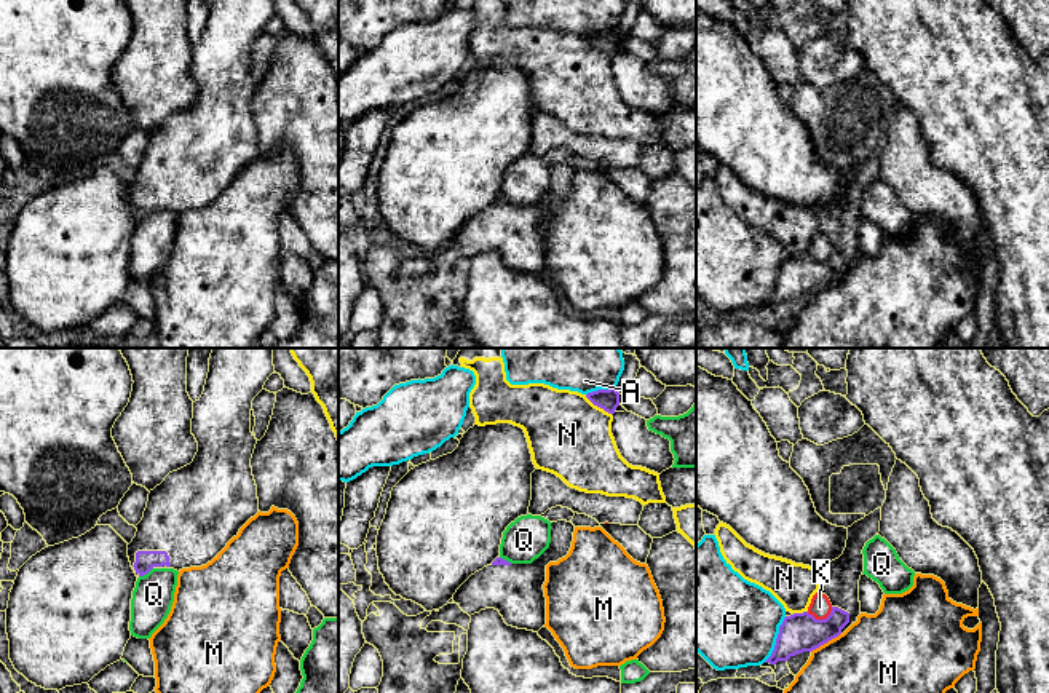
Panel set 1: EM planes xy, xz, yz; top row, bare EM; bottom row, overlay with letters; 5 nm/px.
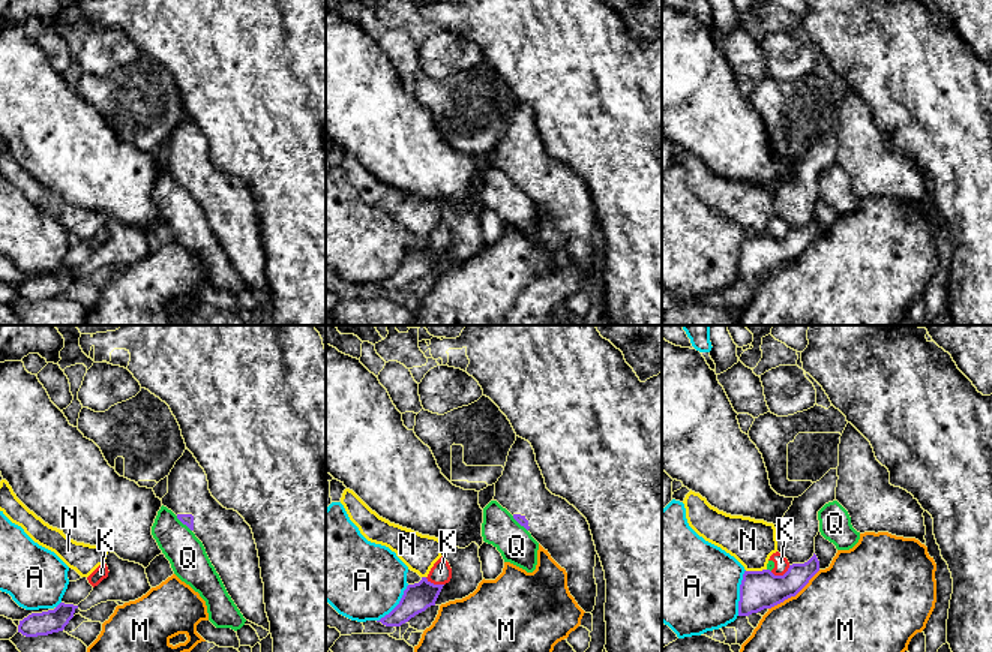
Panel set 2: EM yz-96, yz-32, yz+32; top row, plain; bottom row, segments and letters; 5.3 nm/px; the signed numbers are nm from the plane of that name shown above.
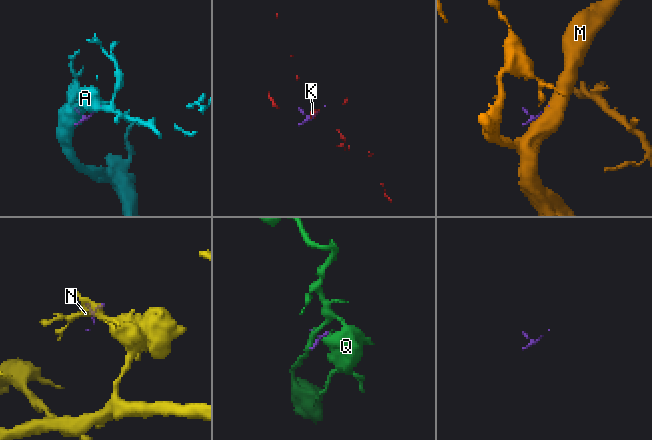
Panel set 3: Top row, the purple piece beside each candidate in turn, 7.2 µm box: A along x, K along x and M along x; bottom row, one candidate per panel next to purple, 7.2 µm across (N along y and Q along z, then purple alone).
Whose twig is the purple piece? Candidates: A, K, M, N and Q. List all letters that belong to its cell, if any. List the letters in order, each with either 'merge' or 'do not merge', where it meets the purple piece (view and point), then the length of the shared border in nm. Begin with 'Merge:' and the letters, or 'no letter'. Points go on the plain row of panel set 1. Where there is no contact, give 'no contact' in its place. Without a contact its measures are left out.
Merge: no letter
A: do not merge; meets purple in yz at (776, 281); contact 260 nm long
K: do not merge; meets purple in yz at (821, 262); contact 140 nm long
M: do not merge; meets purple in yz at (826, 285); contact 180 nm long
N: do not merge; meets purple in xz at (599, 48); contact 180 nm long
Q: do not merge; meets purple in xy at (146, 216); contact 90 nm long

